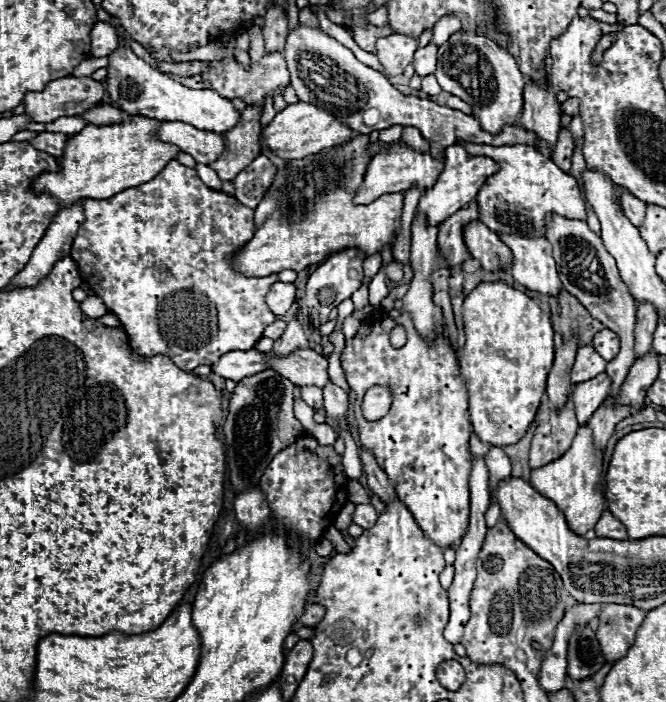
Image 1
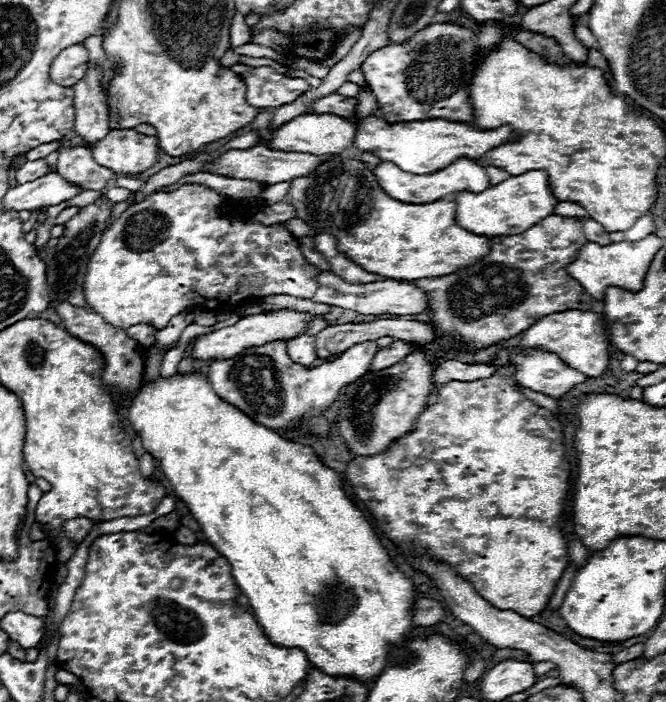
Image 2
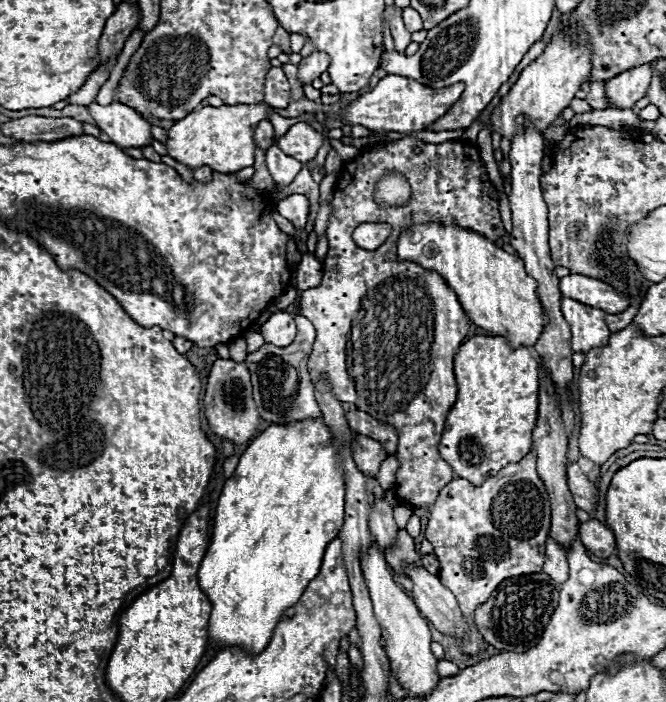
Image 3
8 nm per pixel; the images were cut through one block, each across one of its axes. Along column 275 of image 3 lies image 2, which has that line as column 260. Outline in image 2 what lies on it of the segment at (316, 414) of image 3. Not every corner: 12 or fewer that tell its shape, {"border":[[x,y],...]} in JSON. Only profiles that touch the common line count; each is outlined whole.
{"border":[[282,340],[208,368],[214,392],[266,428],[318,416],[370,370],[354,344],[304,368]]}

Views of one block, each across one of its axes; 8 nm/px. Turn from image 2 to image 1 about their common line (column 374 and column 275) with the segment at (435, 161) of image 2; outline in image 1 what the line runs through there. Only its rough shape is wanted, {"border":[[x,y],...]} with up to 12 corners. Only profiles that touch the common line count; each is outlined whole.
{"border":[[306,102],[262,128],[262,144],[284,160],[316,154],[352,130]]}

